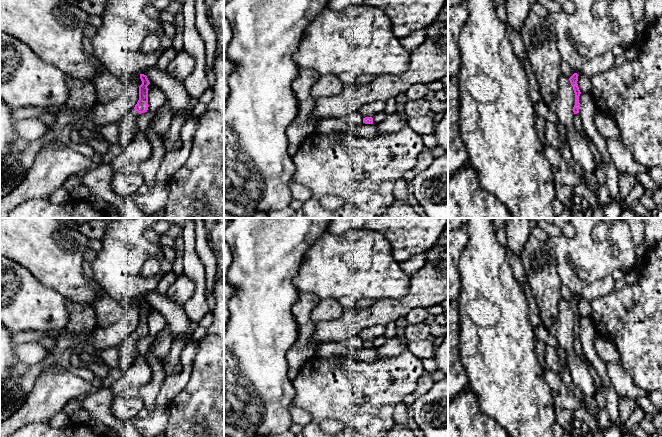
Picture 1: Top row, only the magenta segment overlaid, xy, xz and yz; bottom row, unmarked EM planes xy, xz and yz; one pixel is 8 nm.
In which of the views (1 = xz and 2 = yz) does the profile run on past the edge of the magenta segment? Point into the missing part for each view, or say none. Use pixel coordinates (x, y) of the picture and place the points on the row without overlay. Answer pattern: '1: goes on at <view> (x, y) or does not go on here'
1: does not go on here
2: does not go on here

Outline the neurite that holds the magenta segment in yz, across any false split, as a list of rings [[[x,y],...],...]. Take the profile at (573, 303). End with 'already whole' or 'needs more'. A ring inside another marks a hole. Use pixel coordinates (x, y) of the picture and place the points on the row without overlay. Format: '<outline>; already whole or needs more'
[[[574,297],[570,302],[569,305],[573,311],[574,317],[575,317],[575,329],[573,331],[573,336],[574,338],[579,337],[579,333],[580,333],[580,327],[579,327],[579,320],[581,318],[577,305],[578,305],[578,298]]]; already whole

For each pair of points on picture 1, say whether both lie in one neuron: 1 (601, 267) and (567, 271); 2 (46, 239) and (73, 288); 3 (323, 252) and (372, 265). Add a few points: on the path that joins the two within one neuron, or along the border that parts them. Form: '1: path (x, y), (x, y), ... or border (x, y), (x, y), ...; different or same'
1: path (587, 253), (567, 250), (563, 257); same
2: path (49, 251), (56, 258), (67, 276); same
3: path (335, 264), (360, 264); same

